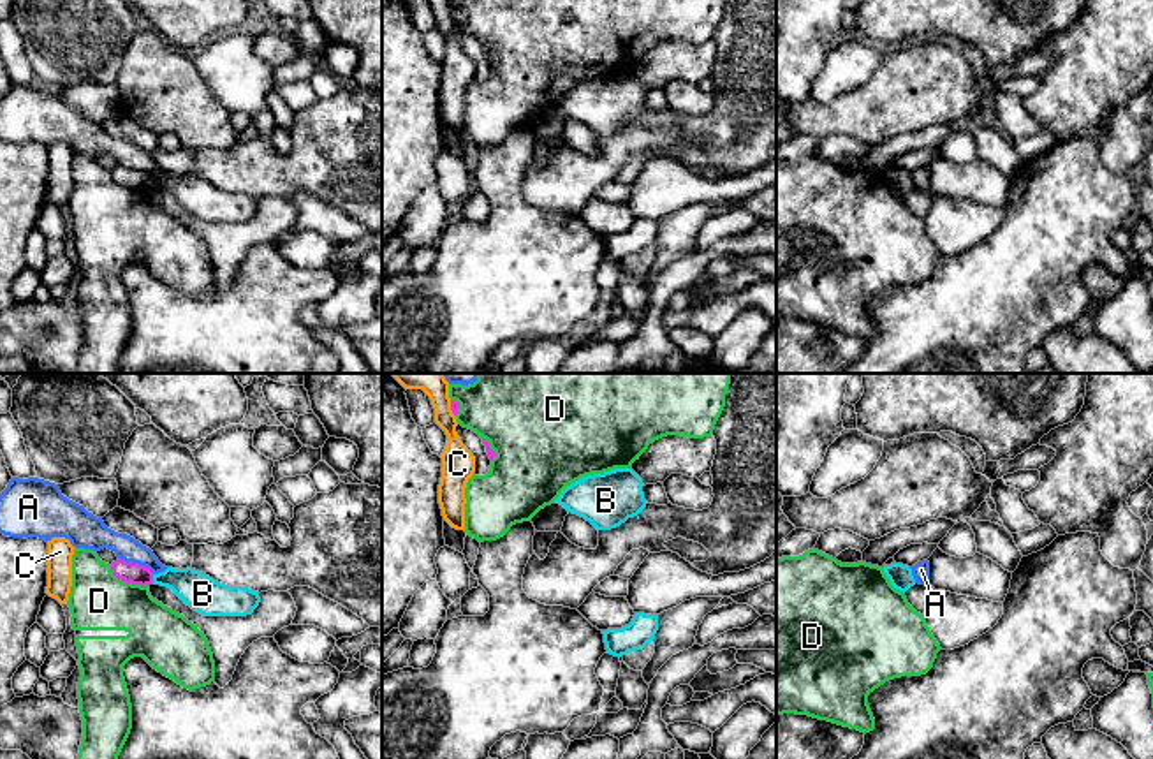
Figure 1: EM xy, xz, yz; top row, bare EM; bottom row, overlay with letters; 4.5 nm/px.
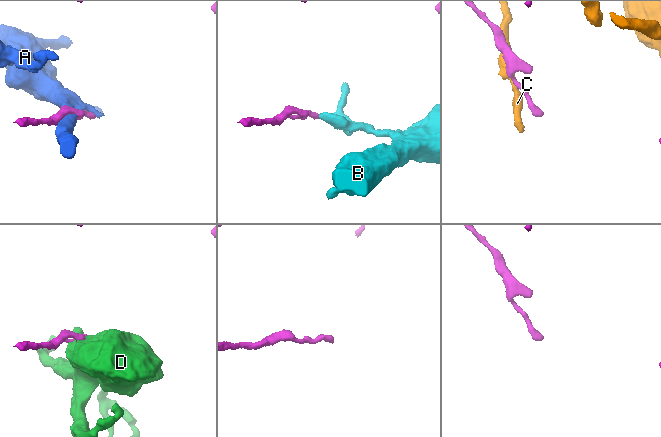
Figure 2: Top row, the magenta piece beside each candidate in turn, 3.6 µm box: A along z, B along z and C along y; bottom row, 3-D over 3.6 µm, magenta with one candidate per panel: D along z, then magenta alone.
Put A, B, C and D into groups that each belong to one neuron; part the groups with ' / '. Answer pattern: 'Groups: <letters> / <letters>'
Groups: A / B / C / D

